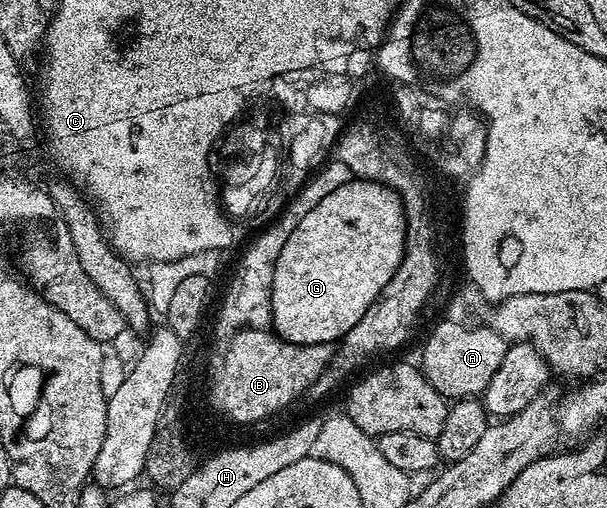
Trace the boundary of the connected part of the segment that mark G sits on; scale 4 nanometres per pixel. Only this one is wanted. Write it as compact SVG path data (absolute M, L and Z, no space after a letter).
M351 177L348 183L340 182L327 197L321 199L316 206L297 224L297 229L290 234L289 239L285 242L285 247L281 255L277 257L276 267L273 269L272 281L272 309L271 324L273 331L279 338L289 343L299 343L301 346L316 346L319 343L326 345L342 340L344 336L353 329L353 325L365 317L365 309L373 305L373 301L389 285L393 273L397 273L397 265L401 265L403 260L403 250L407 240L407 217L403 211L402 201L399 199L399 193L391 187L387 187L382 181L376 181L371 177Z

